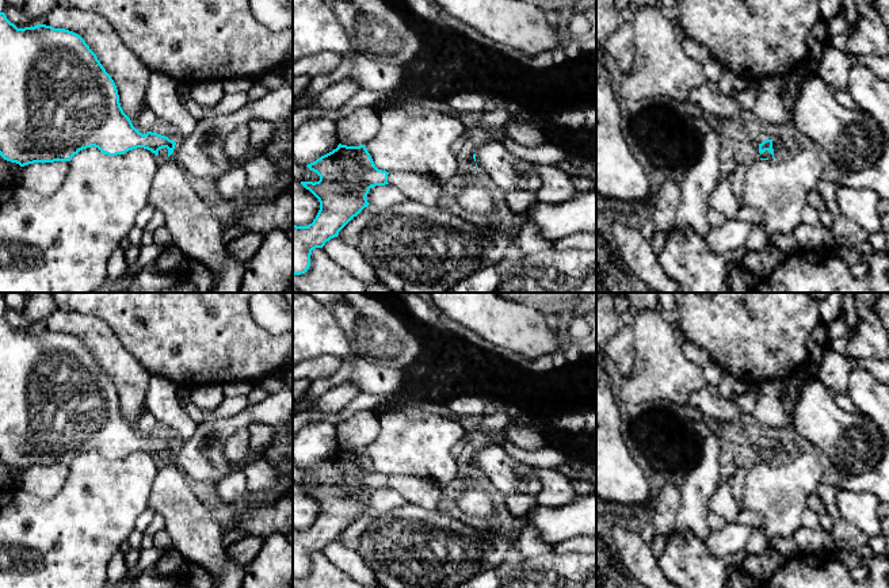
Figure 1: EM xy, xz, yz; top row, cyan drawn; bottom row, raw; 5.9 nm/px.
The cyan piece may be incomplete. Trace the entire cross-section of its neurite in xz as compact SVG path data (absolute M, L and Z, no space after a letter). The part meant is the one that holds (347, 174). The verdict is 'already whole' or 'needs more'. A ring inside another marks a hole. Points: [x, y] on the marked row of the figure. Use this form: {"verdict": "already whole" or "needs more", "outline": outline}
{"verdict": "already whole", "outline": "M339 144L336 149L306 165L320 176L318 182L301 182L320 202L320 210L308 226L293 224L293 274L305 274L310 267L310 255L323 248L327 241L337 237L339 232L370 203L366 196L371 187L385 186L389 172L378 169L365 145L347 146Z"}

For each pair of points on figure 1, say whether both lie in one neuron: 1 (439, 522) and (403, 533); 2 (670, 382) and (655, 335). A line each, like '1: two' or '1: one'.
1: one
2: one

